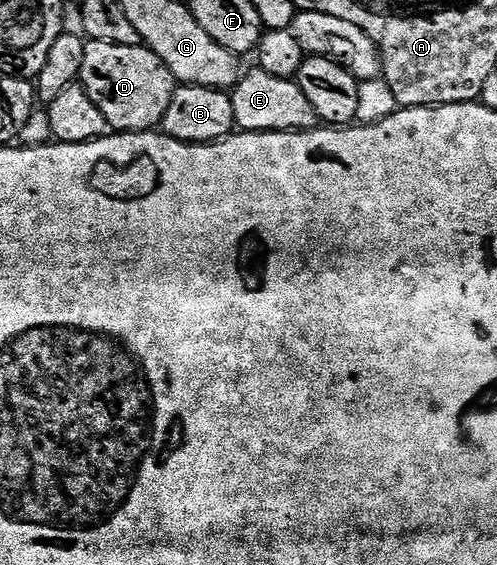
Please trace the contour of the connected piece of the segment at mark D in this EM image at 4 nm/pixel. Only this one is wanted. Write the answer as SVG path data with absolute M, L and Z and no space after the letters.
M92 41L87 42L85 60L81 60L79 82L115 132L155 130L163 121L165 108L169 108L177 85L171 69L146 45L122 46Z

